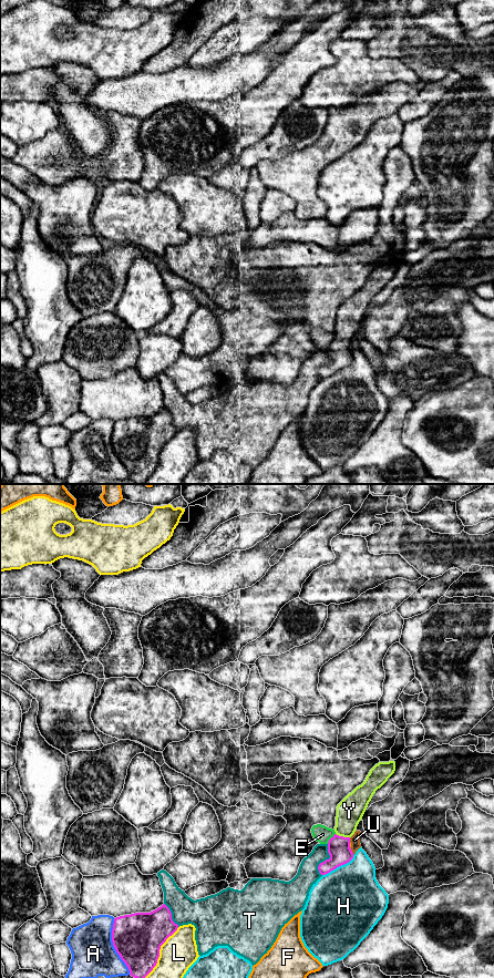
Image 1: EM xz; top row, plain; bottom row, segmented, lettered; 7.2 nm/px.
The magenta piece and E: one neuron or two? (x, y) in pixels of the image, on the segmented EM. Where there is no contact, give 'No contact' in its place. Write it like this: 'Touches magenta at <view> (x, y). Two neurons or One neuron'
Touches magenta at xz (330, 838). Two neurons

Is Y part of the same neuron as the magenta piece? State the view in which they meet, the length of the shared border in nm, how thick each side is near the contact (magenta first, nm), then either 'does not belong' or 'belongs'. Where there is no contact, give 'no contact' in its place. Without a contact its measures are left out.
meets magenta in xz; contact 110 nm long; 160 nm thick on the magenta side, 190 nm on the other; belongs

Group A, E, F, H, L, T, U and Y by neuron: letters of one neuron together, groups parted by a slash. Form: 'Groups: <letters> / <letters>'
Groups: A / E / F / H U / L / T / Y

